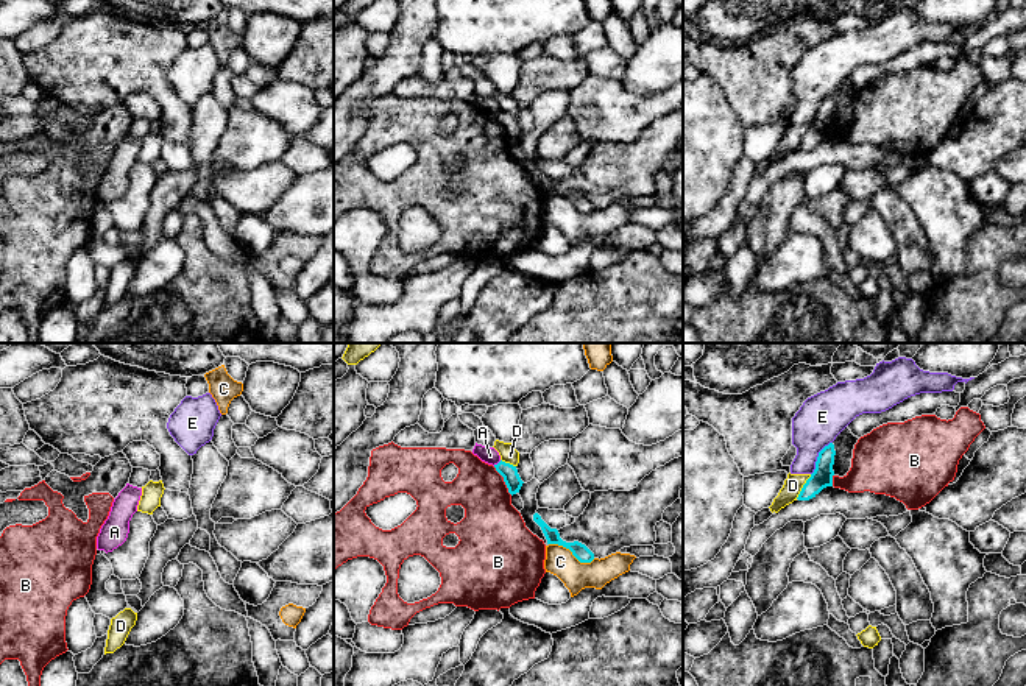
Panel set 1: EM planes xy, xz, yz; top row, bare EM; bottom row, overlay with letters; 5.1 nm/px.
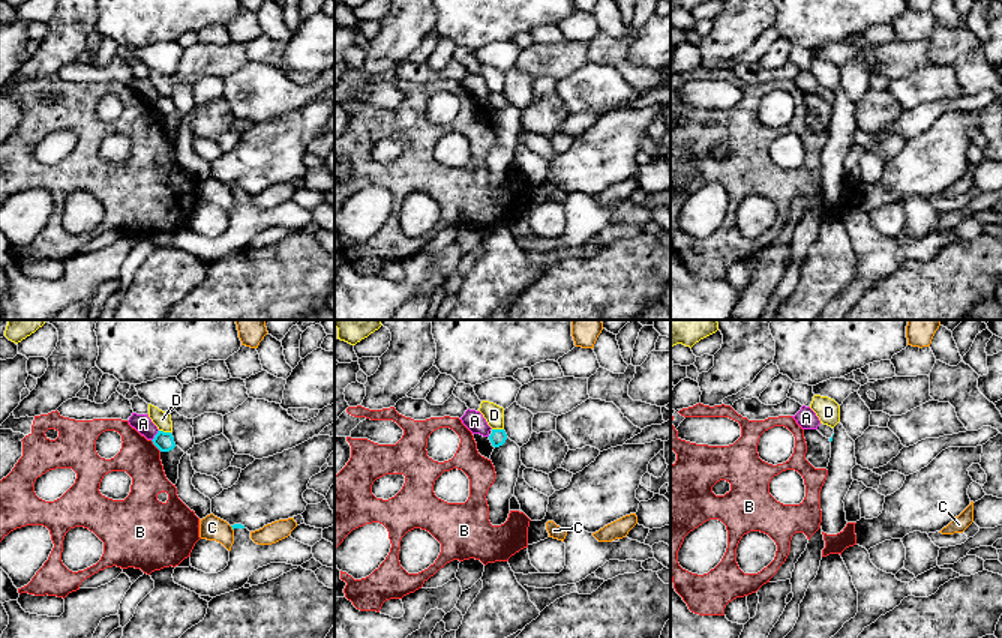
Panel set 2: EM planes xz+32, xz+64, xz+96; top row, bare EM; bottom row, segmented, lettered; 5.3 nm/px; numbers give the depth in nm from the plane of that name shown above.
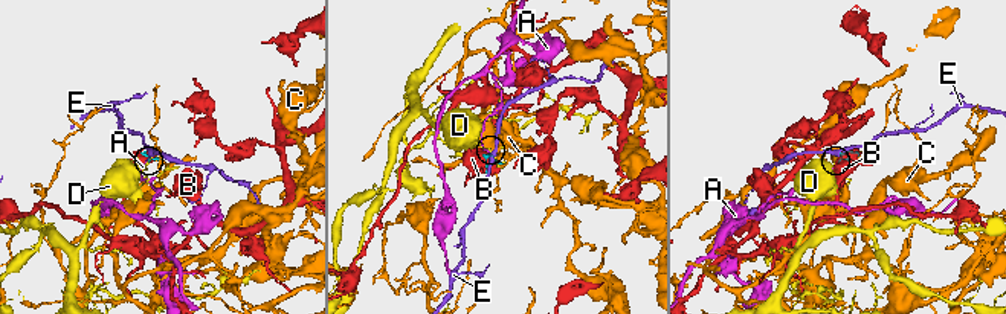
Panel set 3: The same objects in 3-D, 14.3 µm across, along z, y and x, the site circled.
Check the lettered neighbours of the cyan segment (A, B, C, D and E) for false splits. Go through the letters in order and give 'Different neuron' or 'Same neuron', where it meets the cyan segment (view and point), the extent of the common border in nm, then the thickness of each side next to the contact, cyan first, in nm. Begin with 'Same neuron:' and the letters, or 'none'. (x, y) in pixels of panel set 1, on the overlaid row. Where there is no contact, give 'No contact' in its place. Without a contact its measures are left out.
Same neuron: none
A: Different neuron. Touches cyan at xz (498, 463). Shared border 50 nm. Thickness 90 nm (cyan) against 90 nm
B: Different neuron. Touches cyan at xz (504, 480). Shared border 180 nm. Thickness 90 nm (cyan) against 300 nm
C: Different neuron. Touches cyan at xz (573, 554). Shared border 260 nm. Thickness 80 nm (cyan) against 150 nm
D: Different neuron. Touches cyan at yz (803, 487). Shared border 150 nm. Thickness 110 nm (cyan) against 100 nm
E: Different neuron. Touches cyan at yz (817, 457). Shared border 200 nm. Thickness 110 nm (cyan) against 240 nm

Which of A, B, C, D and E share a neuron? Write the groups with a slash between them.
A / B / C / D / E

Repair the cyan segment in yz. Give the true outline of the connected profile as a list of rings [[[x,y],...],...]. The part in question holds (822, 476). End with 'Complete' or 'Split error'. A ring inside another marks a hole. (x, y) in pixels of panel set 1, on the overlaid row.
[[[830,443],[819,452],[815,469],[811,474],[811,477],[806,480],[806,483],[803,485],[797,497],[798,500],[809,500],[815,497],[823,488],[833,486],[834,455],[836,455],[836,451],[833,443]]]. Complete

